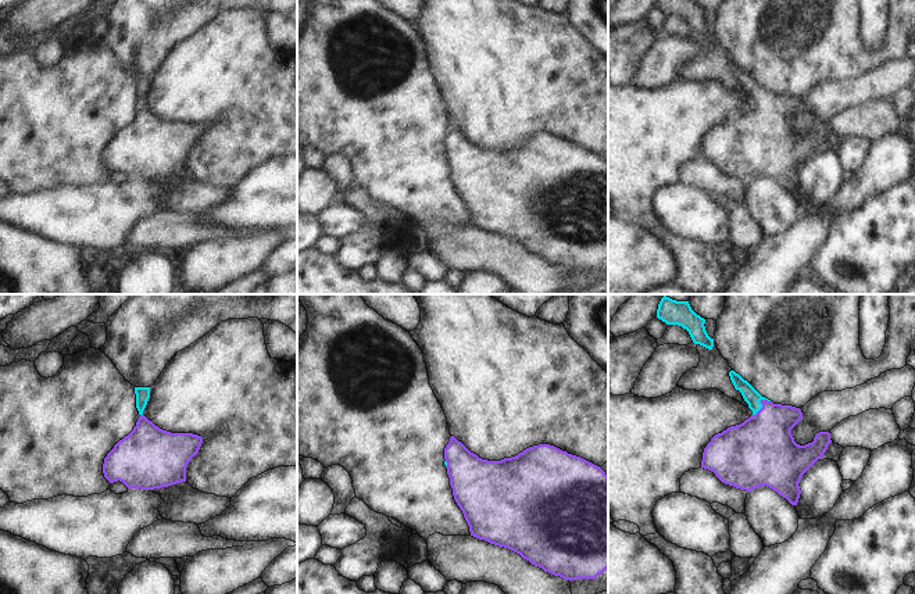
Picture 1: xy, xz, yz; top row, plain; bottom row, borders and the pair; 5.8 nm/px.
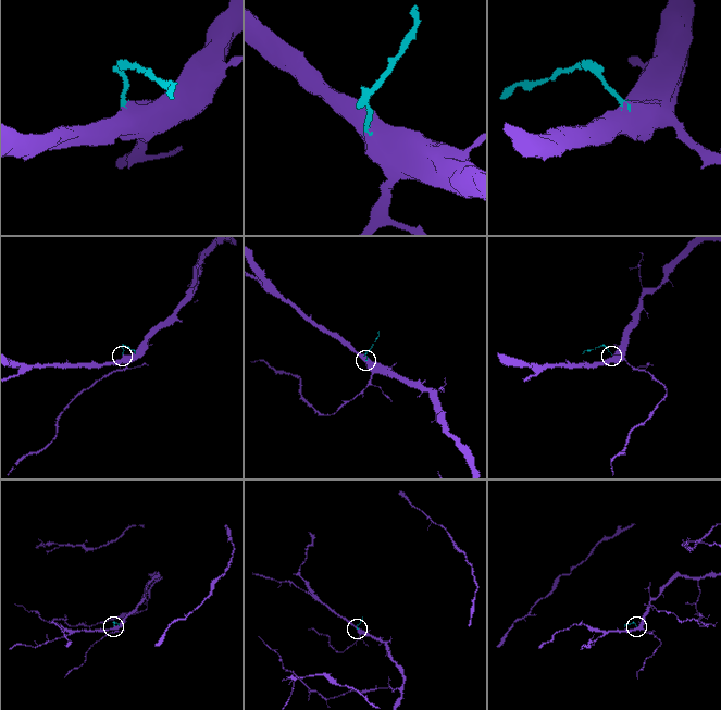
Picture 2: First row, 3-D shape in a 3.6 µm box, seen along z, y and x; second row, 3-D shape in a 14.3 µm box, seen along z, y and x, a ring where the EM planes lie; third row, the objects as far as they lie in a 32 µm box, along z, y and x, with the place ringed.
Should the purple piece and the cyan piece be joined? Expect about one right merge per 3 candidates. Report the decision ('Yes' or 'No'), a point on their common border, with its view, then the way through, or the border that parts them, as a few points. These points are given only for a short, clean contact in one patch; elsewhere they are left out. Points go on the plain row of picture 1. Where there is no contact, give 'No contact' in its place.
Yes. Touches purple at yz (761, 92). Path across: yz (762, 135), (761, 92), (750, 83)

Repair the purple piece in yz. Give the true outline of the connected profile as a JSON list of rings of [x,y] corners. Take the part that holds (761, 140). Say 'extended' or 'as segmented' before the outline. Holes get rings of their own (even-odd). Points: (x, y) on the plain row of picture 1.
extended; [[[734,60],[729,65],[753,104],[711,128],[704,137],[701,157],[740,179],[766,175],[797,194],[801,183],[798,172],[826,142],[830,122],[819,121],[812,132],[797,133],[791,118],[801,110],[801,99],[773,93]]]

